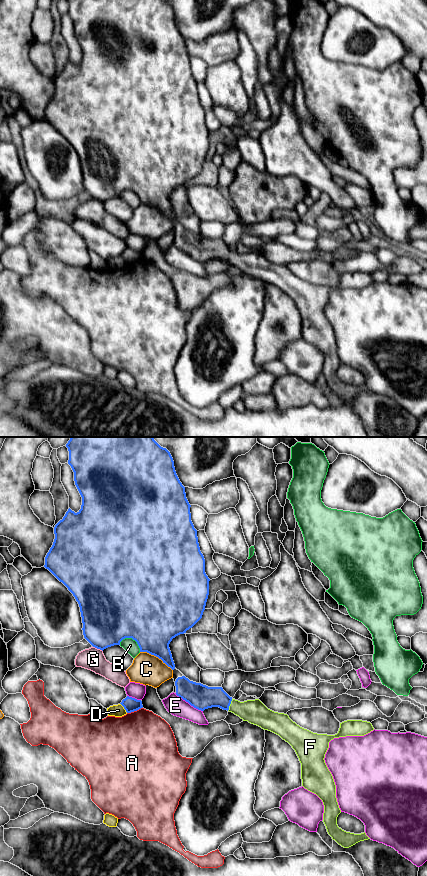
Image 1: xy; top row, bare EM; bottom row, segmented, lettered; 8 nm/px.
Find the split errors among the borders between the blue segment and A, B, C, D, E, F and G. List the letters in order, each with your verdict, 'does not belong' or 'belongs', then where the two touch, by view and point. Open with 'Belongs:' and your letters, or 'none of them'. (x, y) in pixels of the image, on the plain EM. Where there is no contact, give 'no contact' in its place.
Belongs: F
A: does not belong; meets blue in xy at (134, 262)
B: does not belong; meets blue in xy at (132, 190)
C: does not belong; meets blue in xy at (156, 208)
D: does not belong; meets blue in xy at (124, 260)
E: does not belong; meets blue in xy at (189, 255)
F: belongs; meets blue in xy at (229, 257)
G: does not belong; meets blue in xy at (98, 200)

